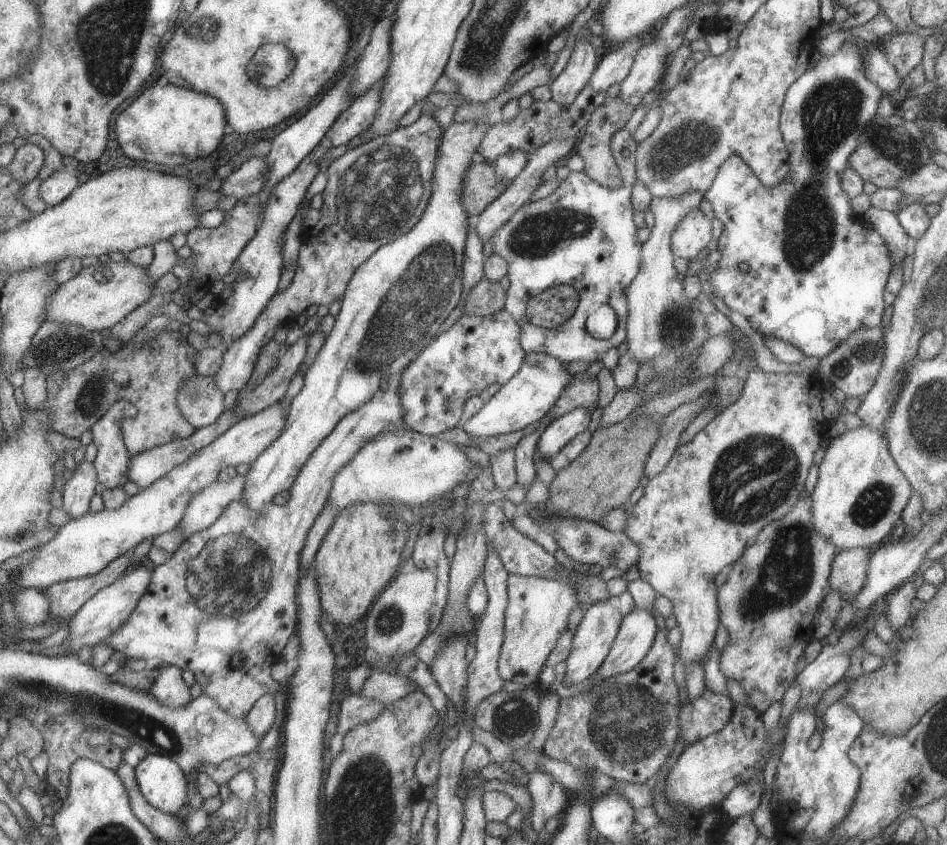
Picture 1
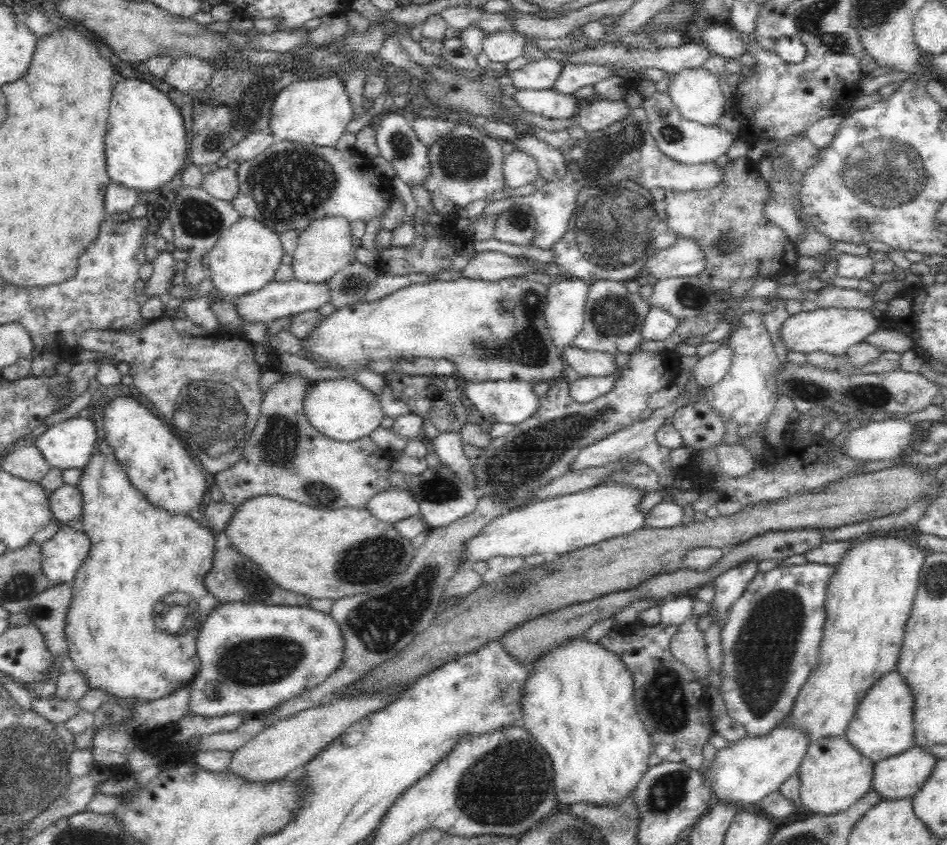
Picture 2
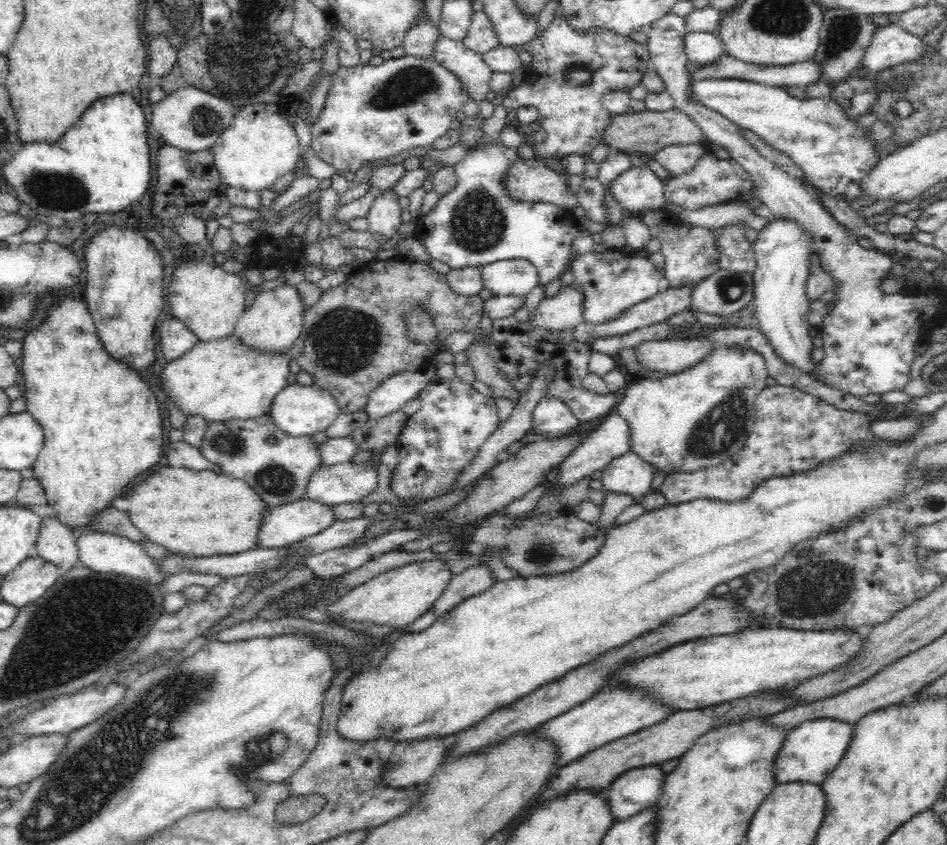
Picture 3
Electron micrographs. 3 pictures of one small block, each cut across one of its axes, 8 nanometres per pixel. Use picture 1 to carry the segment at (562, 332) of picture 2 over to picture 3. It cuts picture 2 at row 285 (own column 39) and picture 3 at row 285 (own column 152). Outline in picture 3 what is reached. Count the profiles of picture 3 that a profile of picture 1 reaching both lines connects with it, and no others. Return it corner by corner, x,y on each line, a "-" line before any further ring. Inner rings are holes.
506,258
506,260
490,262
490,264
480,266
479,269
482,275
482,288
490,290
494,296
524,297
538,286
536,267
525,258

